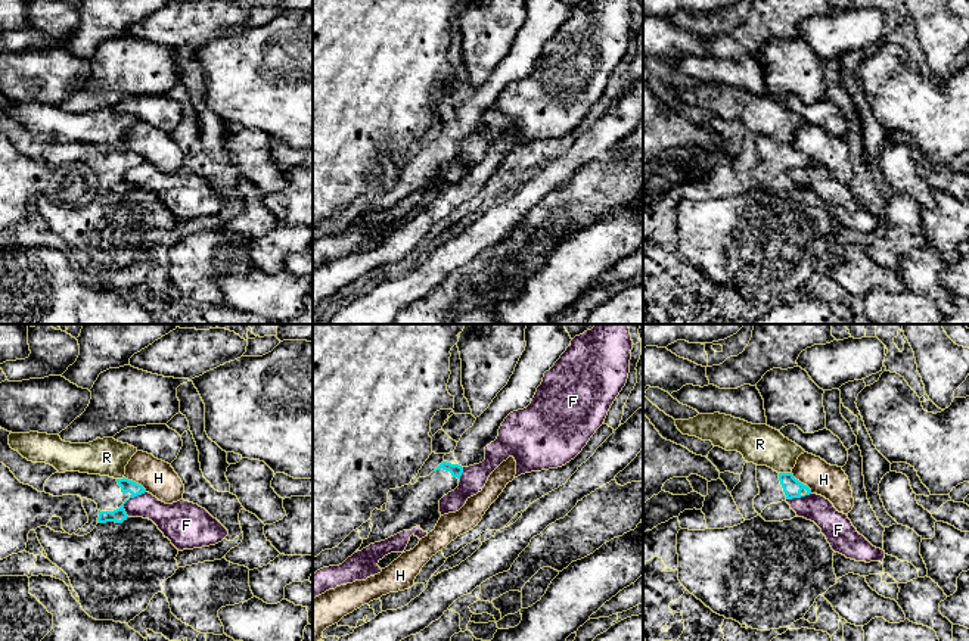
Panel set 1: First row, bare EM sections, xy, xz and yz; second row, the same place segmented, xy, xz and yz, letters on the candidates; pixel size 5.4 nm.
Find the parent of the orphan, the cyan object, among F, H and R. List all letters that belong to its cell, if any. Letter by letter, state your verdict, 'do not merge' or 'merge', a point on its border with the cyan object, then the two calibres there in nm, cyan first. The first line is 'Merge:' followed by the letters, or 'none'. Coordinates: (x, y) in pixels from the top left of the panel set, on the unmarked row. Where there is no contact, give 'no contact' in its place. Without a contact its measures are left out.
Merge: none
F: do not merge; contact xy (129, 168); calibres 80 and 160 nm
H: do not merge; contact yz (800, 152); calibres 100 and 180 nm
R: do not merge; contact yz (785, 143); calibres 100 and 220 nm

